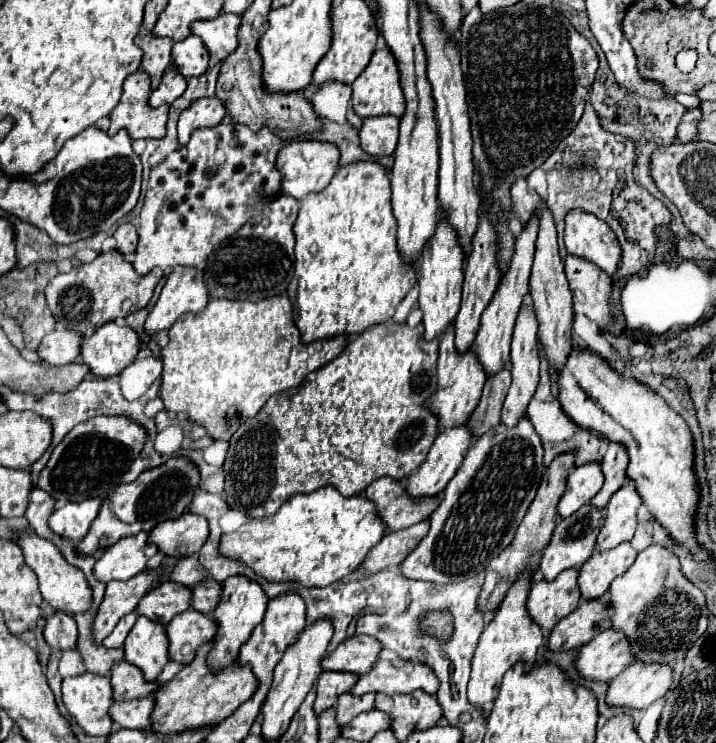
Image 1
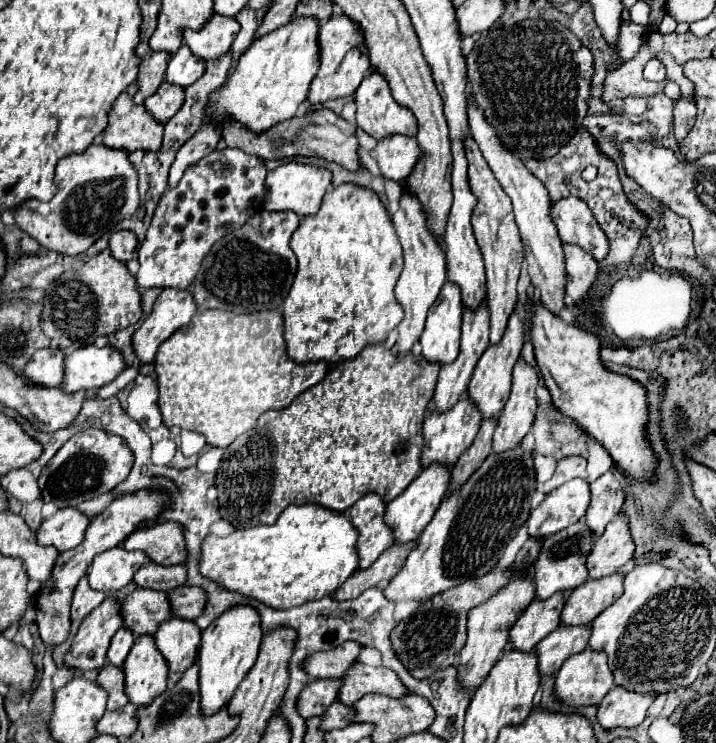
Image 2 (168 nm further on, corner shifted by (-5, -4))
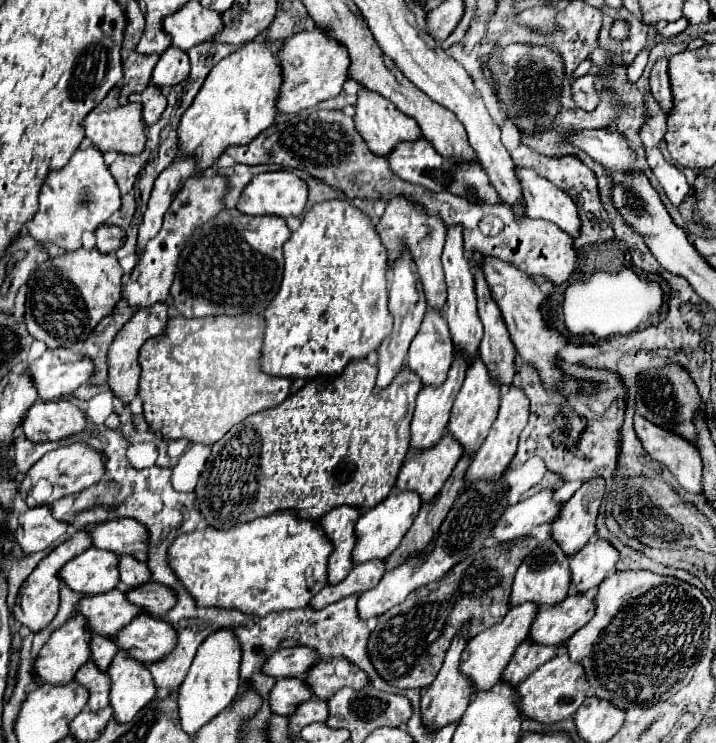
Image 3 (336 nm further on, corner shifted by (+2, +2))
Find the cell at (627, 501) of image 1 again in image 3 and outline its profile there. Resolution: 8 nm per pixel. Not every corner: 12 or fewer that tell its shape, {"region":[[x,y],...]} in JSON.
{"region":[[607,541],[569,561],[577,593],[595,589],[619,559]]}

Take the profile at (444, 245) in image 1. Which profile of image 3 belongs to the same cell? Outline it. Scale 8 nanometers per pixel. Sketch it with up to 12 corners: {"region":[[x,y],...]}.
{"region":[[429,309],[407,369],[423,387],[443,385],[453,363],[447,321]]}

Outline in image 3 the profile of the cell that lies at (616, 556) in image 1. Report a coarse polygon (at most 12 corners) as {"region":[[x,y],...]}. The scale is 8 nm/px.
{"region":[[571,593],[539,609],[529,629],[537,645],[563,645],[591,621],[591,597]]}

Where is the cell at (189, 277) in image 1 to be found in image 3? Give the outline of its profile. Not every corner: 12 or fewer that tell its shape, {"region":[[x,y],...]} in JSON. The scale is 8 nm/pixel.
{"region":[[167,305],[135,315],[107,353],[107,385],[125,405],[137,395],[139,349],[163,333]]}

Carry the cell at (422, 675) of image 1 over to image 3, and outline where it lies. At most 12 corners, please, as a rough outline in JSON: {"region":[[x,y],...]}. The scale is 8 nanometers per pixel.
{"region":[[345,657],[317,659],[305,683],[325,701],[341,687],[363,689],[367,675]]}

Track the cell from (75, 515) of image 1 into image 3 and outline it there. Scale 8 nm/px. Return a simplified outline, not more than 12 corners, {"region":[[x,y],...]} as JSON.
{"region":[[47,505],[19,517],[17,545],[25,555],[67,533]]}

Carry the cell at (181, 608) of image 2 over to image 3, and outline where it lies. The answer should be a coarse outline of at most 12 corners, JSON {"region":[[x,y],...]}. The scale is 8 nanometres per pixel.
{"region":[[161,583],[129,589],[125,597],[145,613],[161,617],[173,593]]}

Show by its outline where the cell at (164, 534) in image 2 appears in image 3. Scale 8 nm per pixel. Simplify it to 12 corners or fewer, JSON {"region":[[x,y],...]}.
{"region":[[113,519],[89,529],[91,545],[147,557],[147,533],[141,523]]}

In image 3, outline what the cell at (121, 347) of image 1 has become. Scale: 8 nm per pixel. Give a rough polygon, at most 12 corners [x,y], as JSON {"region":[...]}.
{"region":[[47,349],[27,367],[39,401],[71,395],[93,375],[91,359]]}

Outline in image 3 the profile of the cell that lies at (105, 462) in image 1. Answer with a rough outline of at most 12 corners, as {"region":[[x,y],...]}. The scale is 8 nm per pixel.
{"region":[[87,445],[59,447],[25,473],[19,493],[29,507],[39,479],[49,501],[95,485],[105,459]]}

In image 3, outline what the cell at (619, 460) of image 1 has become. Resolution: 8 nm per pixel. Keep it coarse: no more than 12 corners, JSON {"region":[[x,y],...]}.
{"region":[[591,479],[551,523],[571,557],[595,535],[605,481]]}

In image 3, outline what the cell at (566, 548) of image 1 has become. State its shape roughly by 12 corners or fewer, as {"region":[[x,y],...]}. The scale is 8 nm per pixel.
{"region":[[547,539],[517,569],[509,607],[559,605],[569,557]]}

